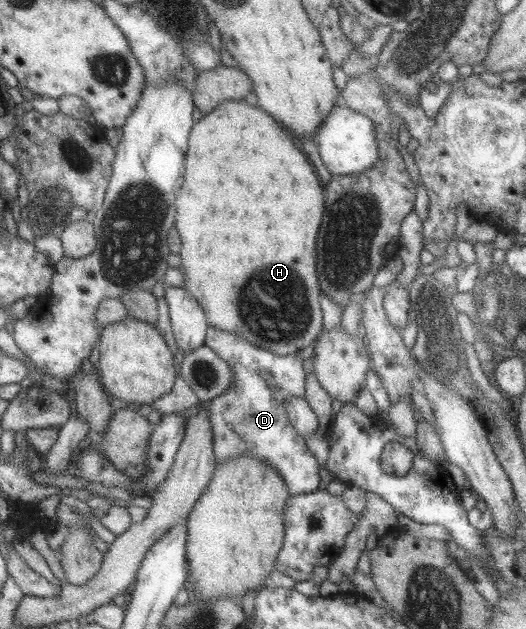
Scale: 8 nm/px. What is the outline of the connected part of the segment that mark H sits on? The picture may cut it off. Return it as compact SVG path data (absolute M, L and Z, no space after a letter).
M221 101L209 114L204 114L197 122L192 124L188 134L186 155L184 160L184 179L176 192L175 228L181 236L179 269L184 272L183 288L195 298L205 316L207 326L215 330L225 330L229 334L237 334L247 344L259 346L279 356L299 354L307 348L322 333L323 320L320 308L321 290L317 286L317 270L315 270L315 236L319 232L319 222L323 214L323 192L321 184L313 172L313 166L293 146L293 140L287 132L263 110L249 106L243 101Z

